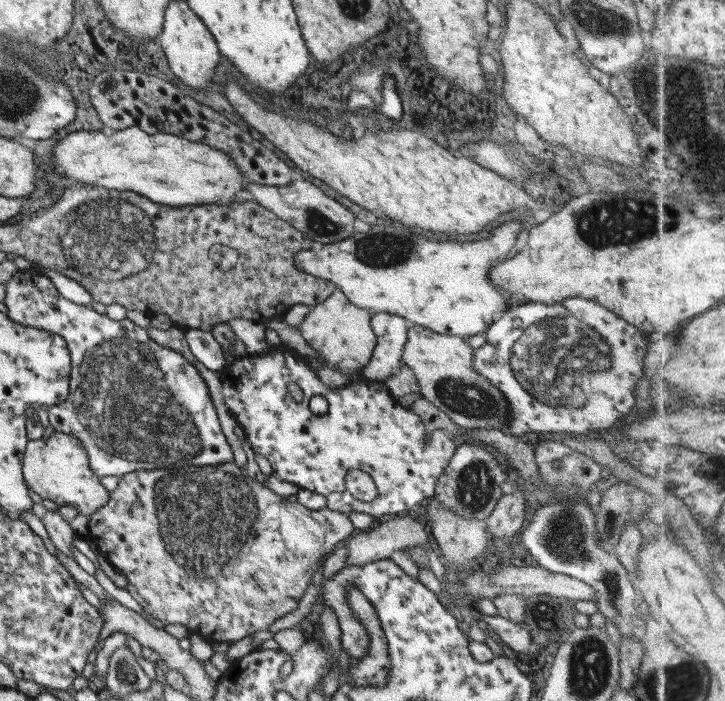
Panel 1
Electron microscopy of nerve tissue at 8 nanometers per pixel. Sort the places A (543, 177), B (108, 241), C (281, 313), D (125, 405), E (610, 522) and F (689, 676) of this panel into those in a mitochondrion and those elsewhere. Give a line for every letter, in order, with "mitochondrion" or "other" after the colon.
A: other
B: mitochondrion
C: other
D: mitochondrion
E: mitochondrion
F: mitochondrion

